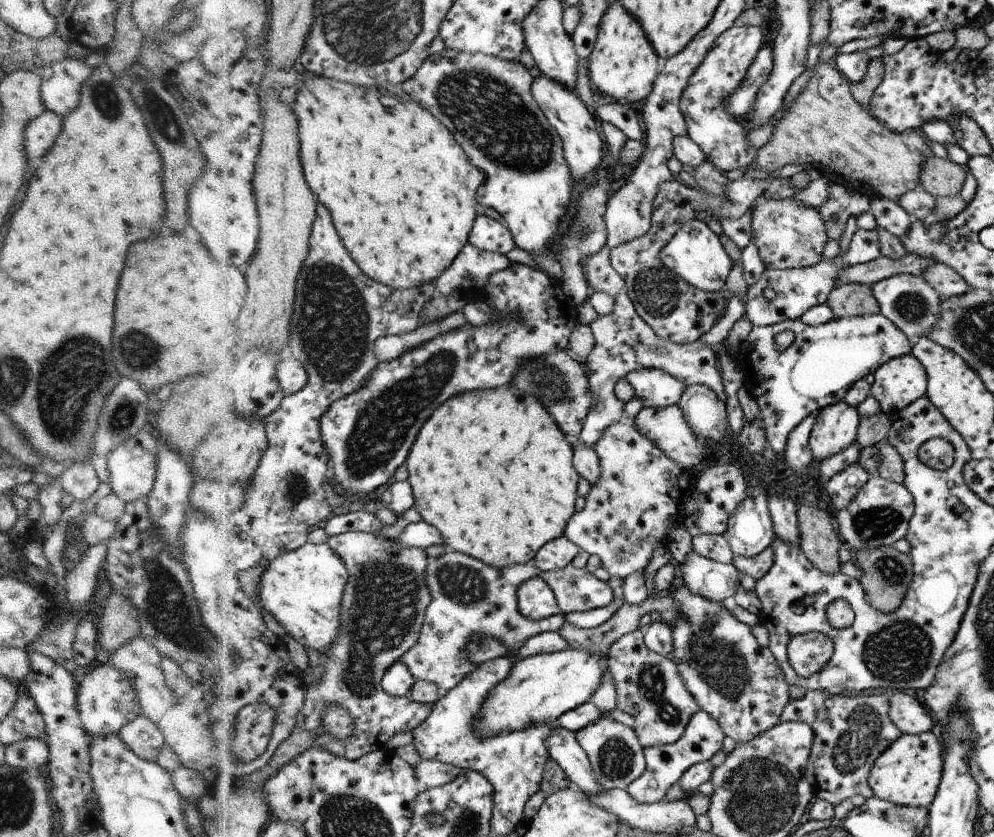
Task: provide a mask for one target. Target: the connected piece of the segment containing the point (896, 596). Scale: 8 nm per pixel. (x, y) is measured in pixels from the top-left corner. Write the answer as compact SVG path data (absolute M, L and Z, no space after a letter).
M885 545L862 549L856 554L853 553L853 556L857 568L861 571L861 576L857 580L863 587L867 602L883 614L891 614L899 609L913 582L913 562L910 554L902 554L892 545Z

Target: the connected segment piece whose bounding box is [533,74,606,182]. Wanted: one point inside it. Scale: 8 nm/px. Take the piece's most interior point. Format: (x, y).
(582, 145)

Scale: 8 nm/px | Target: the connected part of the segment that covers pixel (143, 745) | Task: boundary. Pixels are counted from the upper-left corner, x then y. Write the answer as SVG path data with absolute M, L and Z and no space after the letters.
M140 715L120 730L119 738L129 750L146 761L156 762L165 744L163 733L148 718Z

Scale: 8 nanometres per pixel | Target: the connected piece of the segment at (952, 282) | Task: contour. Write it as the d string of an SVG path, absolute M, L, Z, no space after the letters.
M935 262L923 274L922 277L936 290L939 296L946 299L963 296L970 286L962 279L962 276L940 262Z

